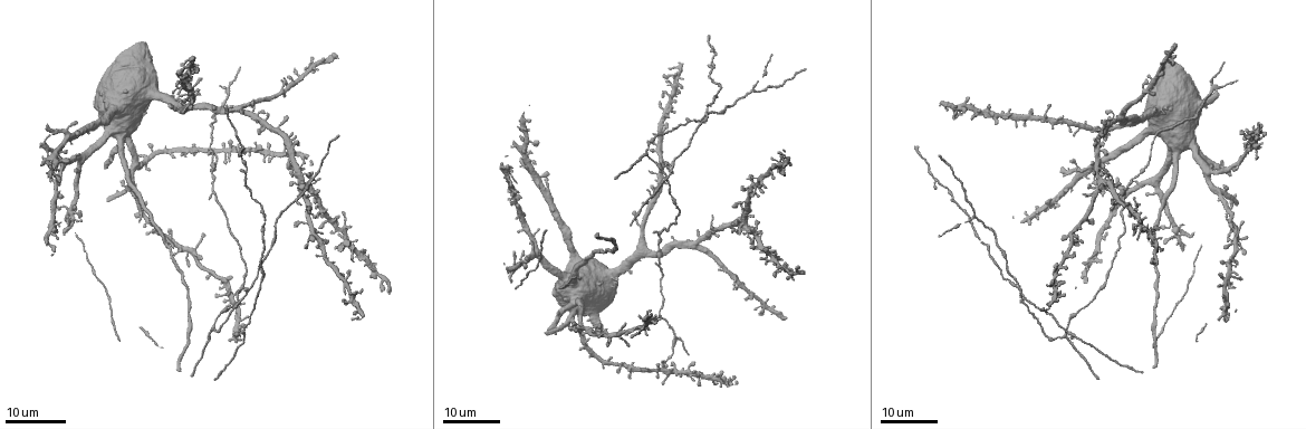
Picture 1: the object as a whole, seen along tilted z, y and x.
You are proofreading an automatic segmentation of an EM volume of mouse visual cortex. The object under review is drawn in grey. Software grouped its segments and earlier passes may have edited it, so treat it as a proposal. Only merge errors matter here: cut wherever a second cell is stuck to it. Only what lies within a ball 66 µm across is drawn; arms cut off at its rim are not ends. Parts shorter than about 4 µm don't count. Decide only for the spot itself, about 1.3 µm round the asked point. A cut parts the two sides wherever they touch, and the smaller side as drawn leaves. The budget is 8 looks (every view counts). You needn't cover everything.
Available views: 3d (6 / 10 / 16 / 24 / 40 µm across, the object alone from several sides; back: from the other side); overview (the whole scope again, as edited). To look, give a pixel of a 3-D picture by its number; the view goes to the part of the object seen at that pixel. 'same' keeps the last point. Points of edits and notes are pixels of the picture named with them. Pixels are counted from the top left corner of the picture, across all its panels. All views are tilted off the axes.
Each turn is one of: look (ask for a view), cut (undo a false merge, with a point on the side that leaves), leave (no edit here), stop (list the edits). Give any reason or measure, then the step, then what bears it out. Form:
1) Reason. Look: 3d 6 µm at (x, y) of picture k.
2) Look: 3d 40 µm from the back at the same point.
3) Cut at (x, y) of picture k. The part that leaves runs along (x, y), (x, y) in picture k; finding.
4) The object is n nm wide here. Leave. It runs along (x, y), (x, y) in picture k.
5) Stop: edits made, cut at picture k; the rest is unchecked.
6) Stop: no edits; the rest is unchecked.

Branch point. Look: 3d 24 µm at (256, 278) of picture 1.

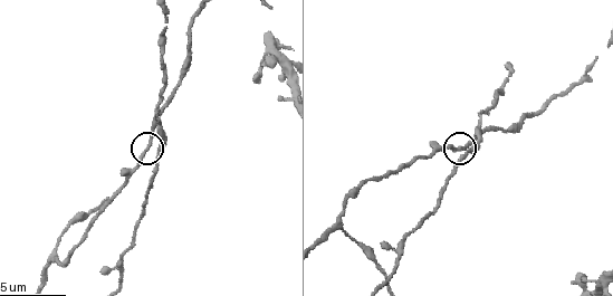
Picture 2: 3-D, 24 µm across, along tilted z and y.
Look: 3d 10 µm at (461, 146) of picture 2.

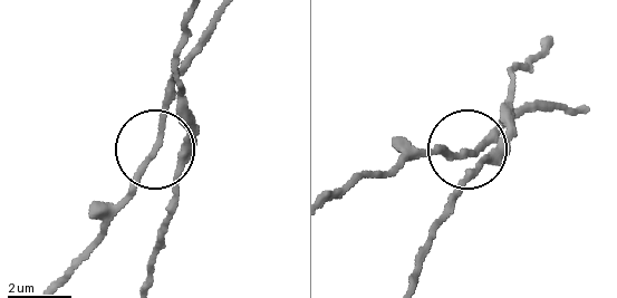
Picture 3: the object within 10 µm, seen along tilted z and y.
3 arms meet here. Leave. It runs along (52, 284), (131, 188), (153, 147), (166, 82) in picture 3; continuous, no second cell.

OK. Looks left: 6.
Narrows sharply. Look: 3d 24 µm at (663, 110) of picture 1.

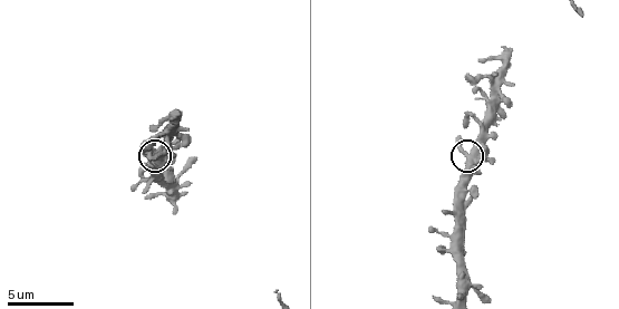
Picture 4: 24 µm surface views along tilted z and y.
Closer look. Look: 3d 6 µm at (470, 156) of picture 4.

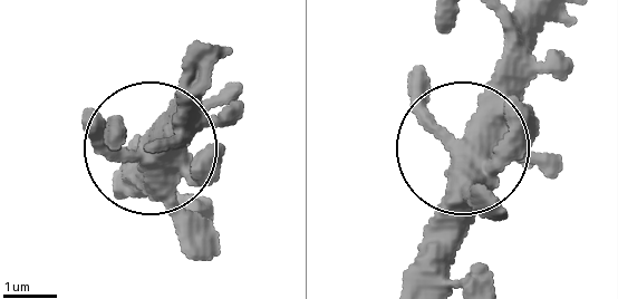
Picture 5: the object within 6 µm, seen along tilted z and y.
Leave. It runs along (447, 282), (453, 164), (553, 66) in picture 5; continuous, no second cell.

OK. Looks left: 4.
Thin arm on a thick one. Look: 3d 16 µm at (588, 75) of picture 2.

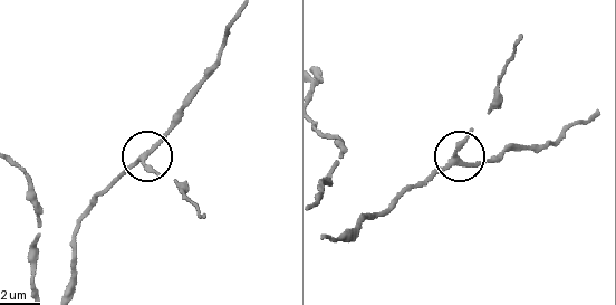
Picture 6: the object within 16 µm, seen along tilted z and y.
3 arms meet here. Leave. Continuous, no second cell.

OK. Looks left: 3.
A fork. Look: 3d 16 µm at (51, 259) of picture 2.

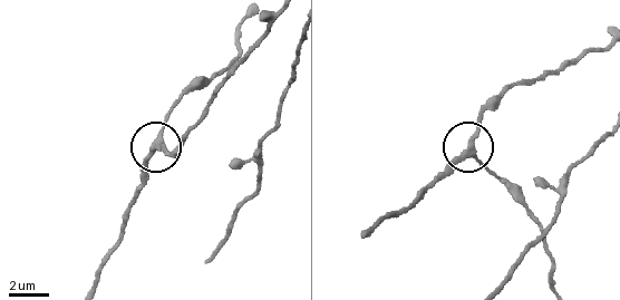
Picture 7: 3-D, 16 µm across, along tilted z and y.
Look: 3d 16 µm from the back at (156, 148) of picture 7.

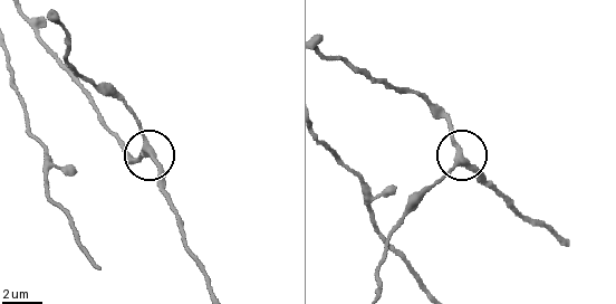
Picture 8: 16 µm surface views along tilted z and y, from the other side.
The object is 270 nm wide here. Leave. It runs along (53, 20), (65, 32), (69, 64), (137, 122), (174, 205) in picture 8; all the same cell.

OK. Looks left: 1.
Stop: no edits; the rest is unchecked.

